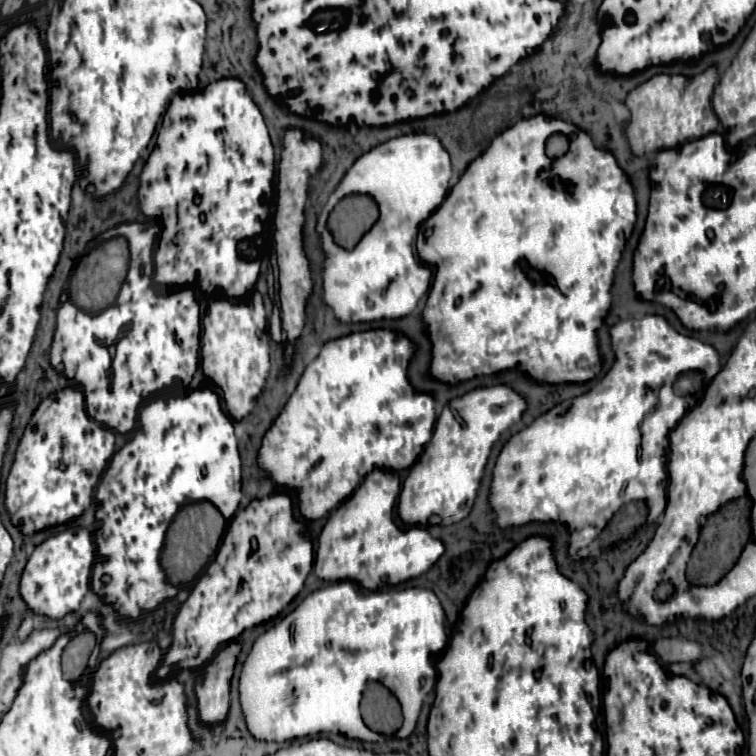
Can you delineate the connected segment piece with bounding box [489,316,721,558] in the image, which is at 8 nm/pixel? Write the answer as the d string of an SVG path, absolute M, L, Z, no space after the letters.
M643 316L643 318L631 318L631 320L621 320L617 322L613 328L611 328L611 342L613 342L613 350L615 350L615 364L613 368L605 374L605 378L601 382L597 382L589 392L577 396L577 398L571 398L571 400L565 400L561 404L557 404L555 408L551 408L549 412L545 412L543 416L539 416L531 426L527 426L525 430L521 430L519 434L515 434L501 450L499 458L497 458L497 464L495 464L495 470L493 470L493 482L491 482L491 508L493 512L497 514L497 524L499 526L521 526L521 524L527 524L527 522L533 522L533 520L541 520L541 522L547 522L547 520L553 520L553 522L561 522L565 526L569 526L569 532L571 532L571 538L569 538L569 556L571 558L577 558L579 550L587 548L599 534L601 530L609 524L609 520L613 518L613 514L623 506L623 504L629 504L629 502L635 502L635 500L643 500L647 504L647 522L653 524L663 508L667 506L667 452L669 452L669 432L673 430L673 426L677 424L677 420L681 420L681 416L689 410L687 406L687 396L677 396L675 390L673 390L673 384L675 380L683 374L683 372L689 372L689 370L697 370L703 374L704 383L707 384L713 379L713 376L719 372L721 368L721 358L719 358L719 352L711 346L711 344L705 344L697 338L691 338L691 336L685 336L685 334L679 334L669 322L667 318L663 316Z

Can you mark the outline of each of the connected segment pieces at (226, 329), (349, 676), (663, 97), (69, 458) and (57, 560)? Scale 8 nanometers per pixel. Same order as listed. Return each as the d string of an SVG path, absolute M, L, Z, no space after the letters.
M213 300L203 318L201 352L203 372L221 388L229 414L233 418L247 416L255 408L255 402L267 382L271 368L265 310L251 310L251 304L247 304L245 300Z
M343 580L311 592L291 614L287 614L281 622L271 626L255 640L243 664L239 692L249 732L257 740L265 742L283 742L317 732L335 732L357 740L381 742L383 738L379 734L371 734L359 715L365 684L369 680L379 680L397 696L405 718L395 737L408 738L415 730L425 692L429 694L437 680L433 654L441 652L447 642L443 620L445 614L441 602L427 588L391 588L387 591L365 592L355 582Z
M709 66L707 70L703 70L701 74L697 74L693 78L687 78L683 74L673 74L673 76L655 74L647 82L633 88L625 100L627 108L631 110L631 122L627 126L627 140L629 140L633 154L645 156L645 154L651 154L657 150L675 148L679 144L685 144L689 140L697 140L697 138L703 138L703 136L715 132L719 128L719 120L711 108L711 96L713 96L715 82L717 82L717 66Z
M63 388L47 396L35 410L17 446L15 462L7 478L5 508L11 522L23 534L33 534L81 516L93 500L93 490L113 450L115 432L87 416L81 390Z
M81 528L79 532L65 530L47 538L33 550L23 570L19 588L23 600L33 612L49 618L63 618L65 614L75 612L89 590L93 560L95 560L95 544L91 532L85 528Z

